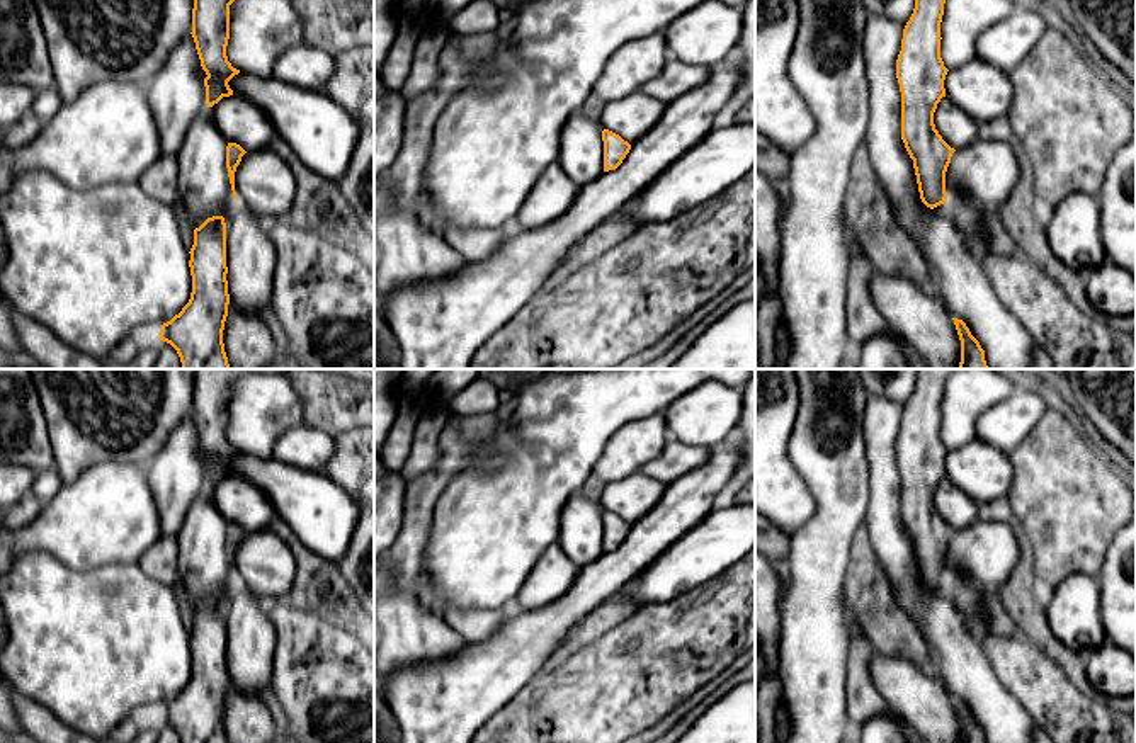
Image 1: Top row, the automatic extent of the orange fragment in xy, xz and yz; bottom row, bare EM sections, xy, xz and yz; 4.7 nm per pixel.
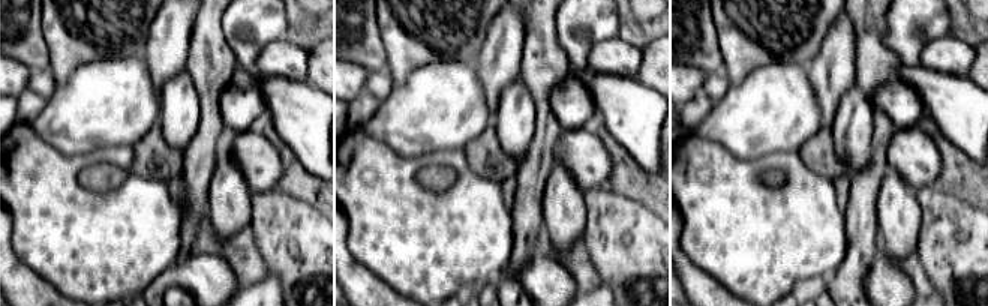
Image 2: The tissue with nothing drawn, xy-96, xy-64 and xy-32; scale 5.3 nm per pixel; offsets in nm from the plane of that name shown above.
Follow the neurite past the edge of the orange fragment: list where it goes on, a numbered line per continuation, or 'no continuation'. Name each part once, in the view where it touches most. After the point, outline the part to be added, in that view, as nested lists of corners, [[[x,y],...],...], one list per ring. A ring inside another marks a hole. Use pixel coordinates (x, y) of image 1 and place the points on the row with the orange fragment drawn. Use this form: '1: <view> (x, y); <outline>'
no continuation

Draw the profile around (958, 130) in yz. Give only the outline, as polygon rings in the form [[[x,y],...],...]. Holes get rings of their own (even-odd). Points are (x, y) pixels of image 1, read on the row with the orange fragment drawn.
[[[947,95],[937,104],[934,124],[942,139],[954,150],[966,148],[978,139],[980,124]]]

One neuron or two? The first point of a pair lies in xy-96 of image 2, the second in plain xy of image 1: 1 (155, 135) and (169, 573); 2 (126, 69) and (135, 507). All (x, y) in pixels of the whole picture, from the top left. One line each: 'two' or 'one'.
1: one
2: one

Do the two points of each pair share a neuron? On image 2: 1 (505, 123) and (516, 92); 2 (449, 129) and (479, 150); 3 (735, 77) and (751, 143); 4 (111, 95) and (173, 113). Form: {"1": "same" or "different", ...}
{"1": "same", "2": "different", "3": "different", "4": "different"}

